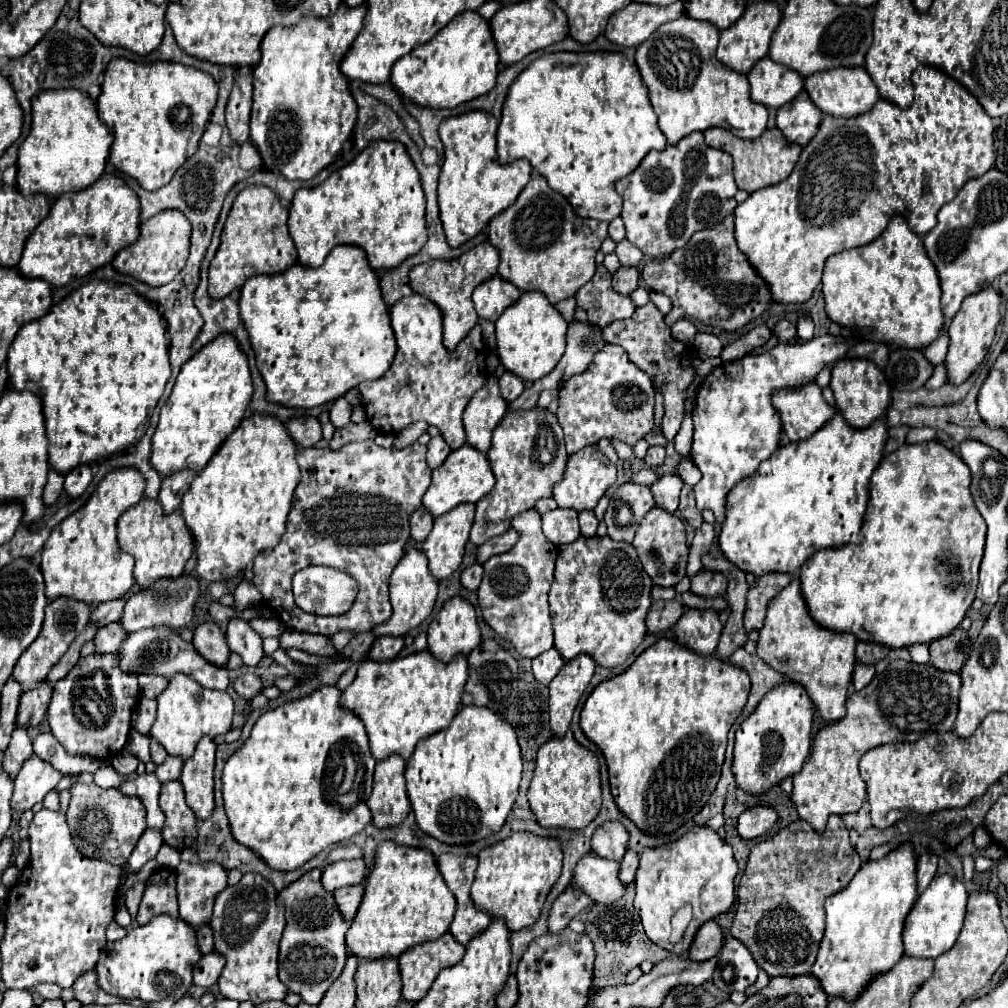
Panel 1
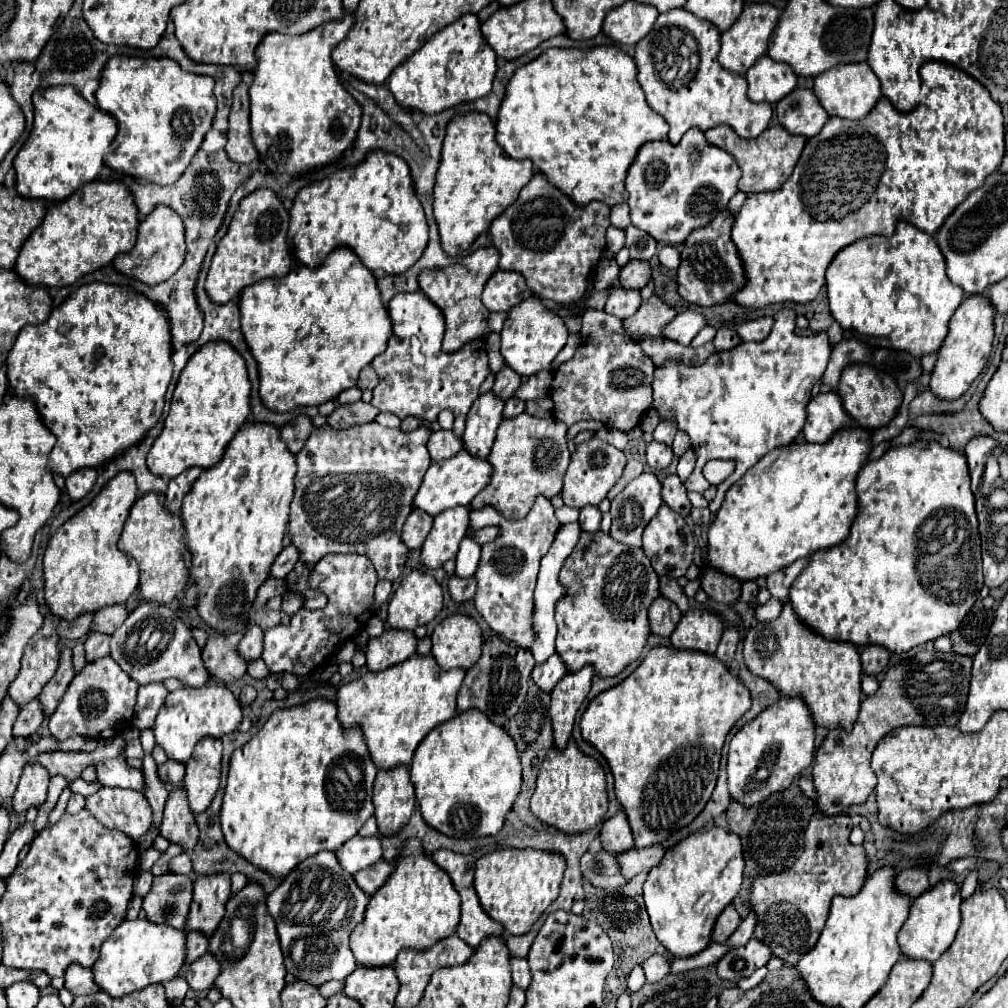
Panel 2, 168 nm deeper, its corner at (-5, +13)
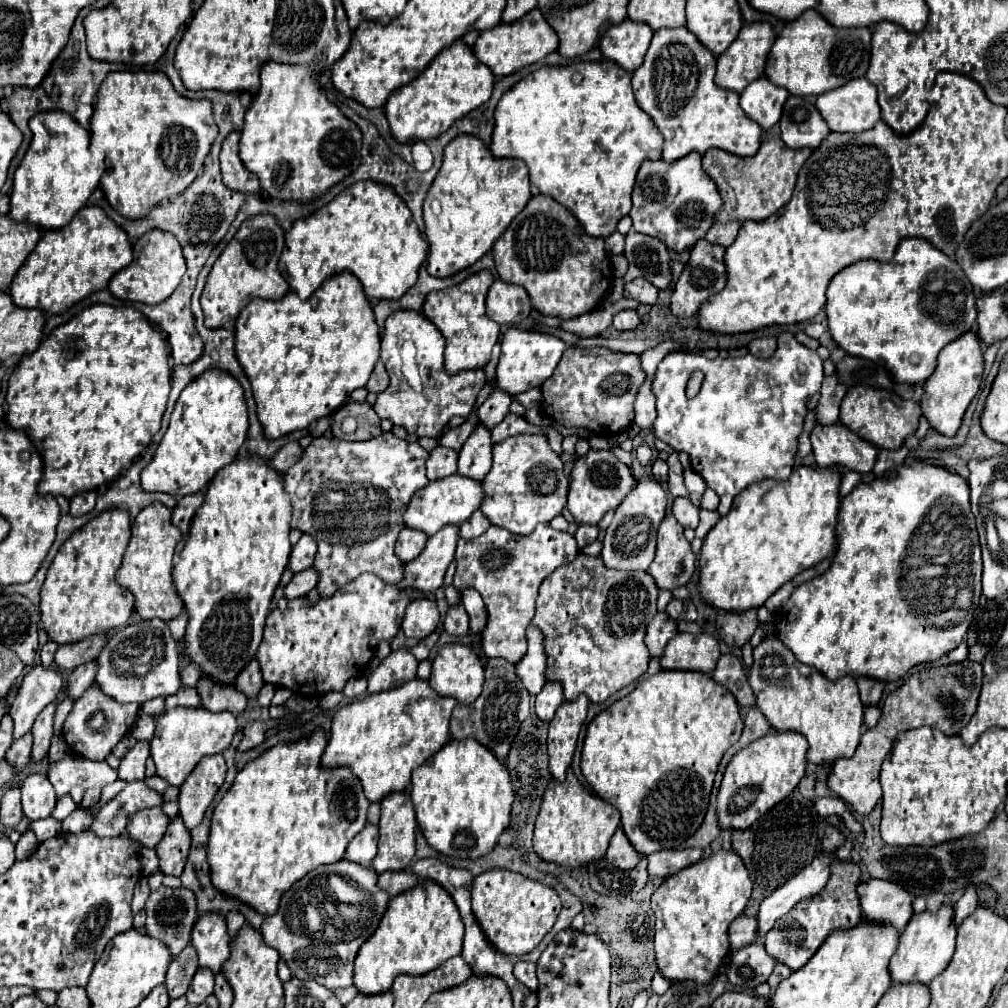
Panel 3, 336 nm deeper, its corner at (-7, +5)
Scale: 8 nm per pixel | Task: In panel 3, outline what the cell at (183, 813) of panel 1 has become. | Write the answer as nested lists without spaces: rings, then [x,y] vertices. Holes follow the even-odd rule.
[[[179,815],[169,823],[155,851],[161,861],[159,865],[161,873],[181,875],[185,867],[185,859],[189,857],[189,829],[183,825],[183,819]]]

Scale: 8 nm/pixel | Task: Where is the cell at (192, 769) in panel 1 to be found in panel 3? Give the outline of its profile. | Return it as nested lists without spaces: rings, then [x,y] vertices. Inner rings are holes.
[[[213,755],[209,759],[201,759],[201,763],[197,763],[197,771],[193,771],[193,775],[189,775],[189,779],[181,785],[179,815],[183,817],[187,829],[201,823],[207,807],[225,781],[225,771],[227,767],[223,755]]]

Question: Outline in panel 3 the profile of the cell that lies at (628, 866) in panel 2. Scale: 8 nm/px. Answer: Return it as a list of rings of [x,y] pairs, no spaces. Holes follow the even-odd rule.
[[[683,849],[683,851],[655,851],[647,857],[647,871],[649,875],[669,877],[679,869],[693,865],[701,859],[703,849]]]

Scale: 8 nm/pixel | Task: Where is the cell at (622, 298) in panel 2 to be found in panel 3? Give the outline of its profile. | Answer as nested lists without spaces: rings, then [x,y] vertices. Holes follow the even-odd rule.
[[[623,309],[619,311],[615,317],[613,317],[613,327],[619,329],[619,331],[625,331],[625,329],[637,329],[639,325],[639,315],[635,309]]]

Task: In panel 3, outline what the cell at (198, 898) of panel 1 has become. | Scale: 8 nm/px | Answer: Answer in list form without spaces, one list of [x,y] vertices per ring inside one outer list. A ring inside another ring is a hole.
[[[201,915],[193,927],[191,945],[199,955],[199,967],[217,973],[229,959],[227,921],[221,919],[221,915]]]

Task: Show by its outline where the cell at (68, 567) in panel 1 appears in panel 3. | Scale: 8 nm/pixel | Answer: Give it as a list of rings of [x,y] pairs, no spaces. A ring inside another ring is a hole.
[[[103,511],[95,519],[91,519],[85,527],[77,529],[59,549],[57,557],[53,559],[43,589],[41,589],[41,623],[47,631],[47,635],[57,643],[73,643],[79,639],[85,639],[95,633],[105,633],[109,629],[121,627],[127,623],[127,619],[133,613],[133,595],[131,591],[125,591],[115,581],[115,573],[121,565],[123,553],[127,549],[131,537],[131,519],[125,515],[125,511]]]

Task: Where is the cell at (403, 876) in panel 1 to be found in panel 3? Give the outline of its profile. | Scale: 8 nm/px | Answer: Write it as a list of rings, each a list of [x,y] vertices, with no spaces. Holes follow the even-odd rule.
[[[419,879],[417,887],[407,893],[391,897],[389,911],[385,911],[371,939],[367,939],[355,959],[355,987],[365,995],[375,995],[391,989],[399,973],[425,975],[461,953],[463,923],[453,899],[439,885]]]

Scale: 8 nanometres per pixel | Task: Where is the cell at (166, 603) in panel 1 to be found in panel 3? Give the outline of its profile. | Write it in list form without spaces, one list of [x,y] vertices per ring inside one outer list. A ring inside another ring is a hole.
[[[91,635],[89,639],[81,639],[77,643],[59,645],[55,653],[55,665],[61,669],[75,669],[81,663],[95,659],[107,643],[107,635]]]

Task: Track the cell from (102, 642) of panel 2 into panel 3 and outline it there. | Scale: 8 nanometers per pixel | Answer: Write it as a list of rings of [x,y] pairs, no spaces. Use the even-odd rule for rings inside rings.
[[[93,659],[89,663],[83,663],[81,667],[77,667],[71,673],[71,677],[69,677],[69,697],[71,699],[79,699],[85,693],[85,689],[93,683],[93,679],[97,675],[97,667],[99,667],[99,663],[97,663],[97,659]]]

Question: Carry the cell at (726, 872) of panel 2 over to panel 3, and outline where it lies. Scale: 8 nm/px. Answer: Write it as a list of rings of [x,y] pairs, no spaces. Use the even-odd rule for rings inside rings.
[[[715,851],[709,857],[667,877],[651,895],[655,913],[657,967],[667,979],[695,979],[709,983],[729,951],[727,927],[741,915],[751,897],[751,879],[735,851]]]

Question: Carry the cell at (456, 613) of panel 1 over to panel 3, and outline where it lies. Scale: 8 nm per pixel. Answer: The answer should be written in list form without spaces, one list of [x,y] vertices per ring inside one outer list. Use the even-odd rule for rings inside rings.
[[[443,645],[433,659],[429,683],[439,695],[451,695],[459,703],[471,703],[483,687],[483,663],[469,645]]]

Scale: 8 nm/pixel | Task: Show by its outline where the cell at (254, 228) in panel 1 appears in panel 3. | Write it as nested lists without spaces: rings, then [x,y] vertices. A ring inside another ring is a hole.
[[[269,213],[265,215],[253,215],[235,233],[235,237],[227,243],[225,251],[215,261],[203,295],[201,295],[201,307],[205,313],[205,325],[207,327],[225,327],[229,321],[233,321],[239,311],[247,305],[249,299],[261,297],[261,299],[281,299],[289,291],[289,283],[279,273],[279,257],[283,251],[285,231],[279,227],[277,219]]]

